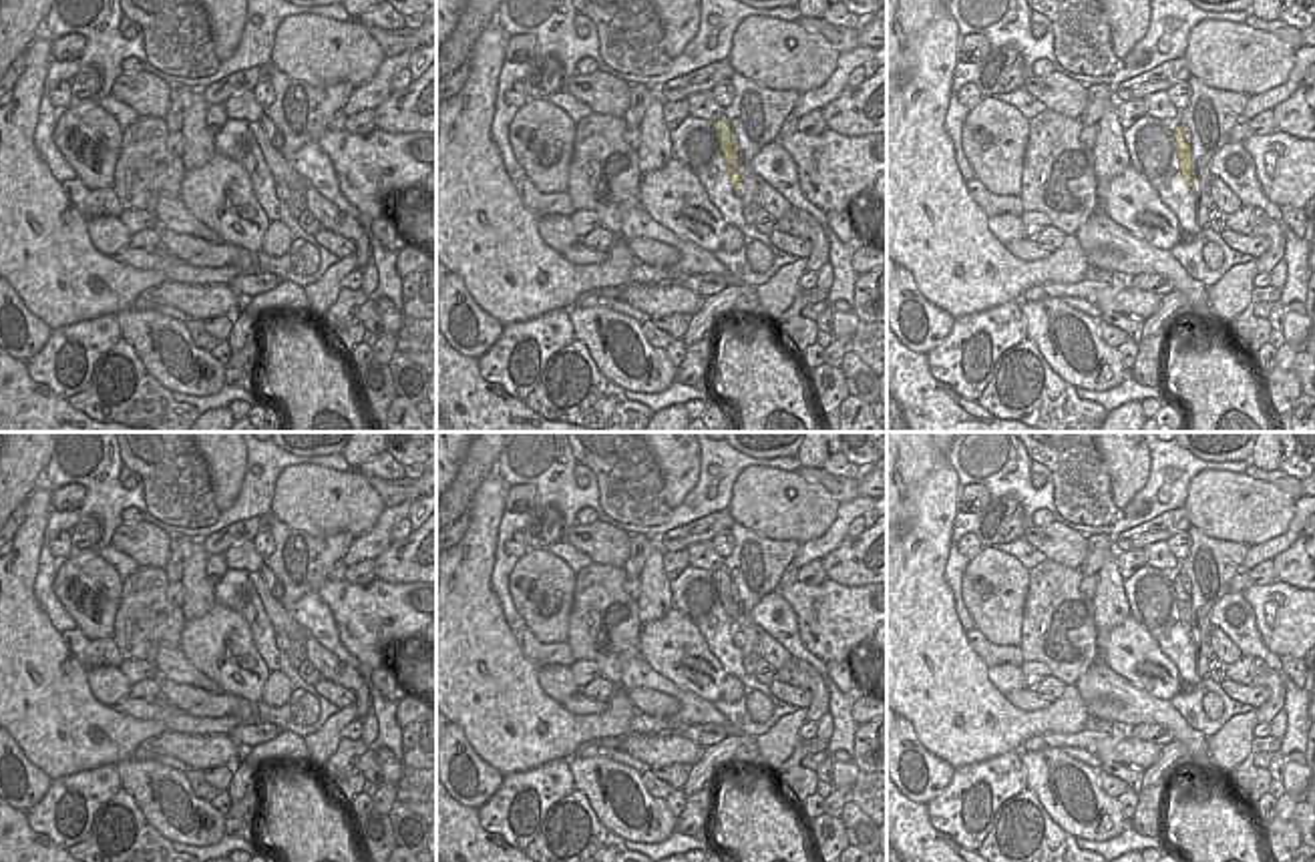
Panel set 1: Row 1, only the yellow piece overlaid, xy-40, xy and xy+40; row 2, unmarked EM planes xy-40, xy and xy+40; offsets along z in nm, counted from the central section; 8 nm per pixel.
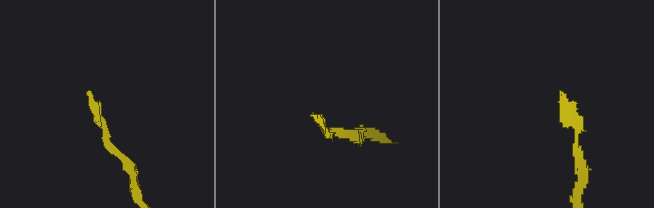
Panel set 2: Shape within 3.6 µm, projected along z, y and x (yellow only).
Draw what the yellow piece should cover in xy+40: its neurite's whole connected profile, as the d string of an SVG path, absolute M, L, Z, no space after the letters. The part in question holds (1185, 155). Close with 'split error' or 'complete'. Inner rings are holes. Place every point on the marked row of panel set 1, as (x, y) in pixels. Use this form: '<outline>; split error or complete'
M1176 121L1172 123L1172 127L1174 127L1174 143L1176 143L1176 151L1178 151L1182 179L1186 185L1194 185L1194 179L1190 175L1190 167L1192 167L1190 145L1182 139L1182 131Z; complete

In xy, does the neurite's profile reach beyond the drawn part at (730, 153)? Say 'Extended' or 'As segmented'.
As segmented

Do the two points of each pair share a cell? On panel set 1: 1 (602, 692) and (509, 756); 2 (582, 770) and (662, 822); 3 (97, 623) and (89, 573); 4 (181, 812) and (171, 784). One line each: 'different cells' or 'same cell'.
1: different cells
2: same cell
3: same cell
4: same cell

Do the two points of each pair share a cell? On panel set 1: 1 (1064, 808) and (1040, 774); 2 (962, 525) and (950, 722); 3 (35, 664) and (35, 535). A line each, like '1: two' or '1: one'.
1: one
2: two
3: one

